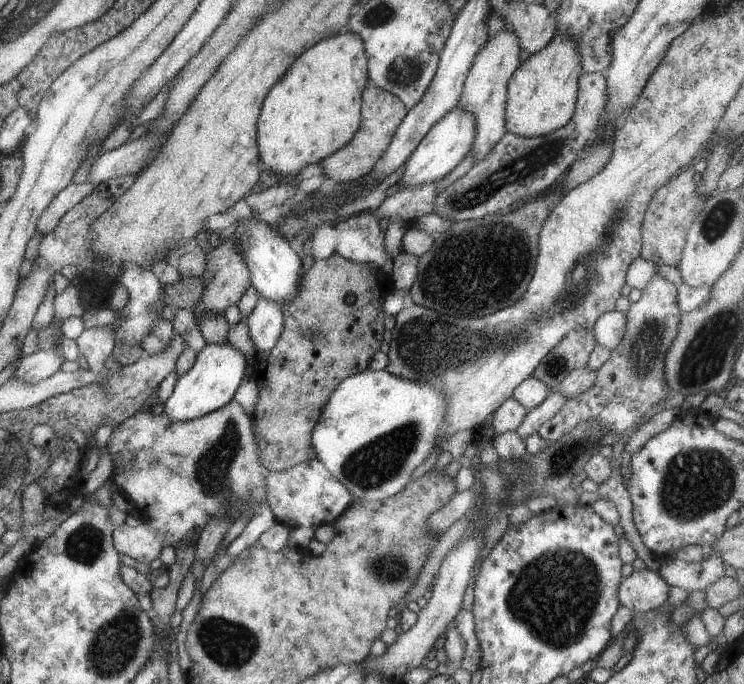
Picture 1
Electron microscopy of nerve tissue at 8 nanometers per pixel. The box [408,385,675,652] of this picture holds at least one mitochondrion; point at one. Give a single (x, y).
(520, 474)

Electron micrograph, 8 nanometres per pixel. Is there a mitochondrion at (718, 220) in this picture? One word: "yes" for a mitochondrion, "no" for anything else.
yes

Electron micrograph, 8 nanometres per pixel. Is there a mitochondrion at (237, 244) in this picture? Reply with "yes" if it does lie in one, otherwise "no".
no

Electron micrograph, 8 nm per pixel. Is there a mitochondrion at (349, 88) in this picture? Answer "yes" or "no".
no

